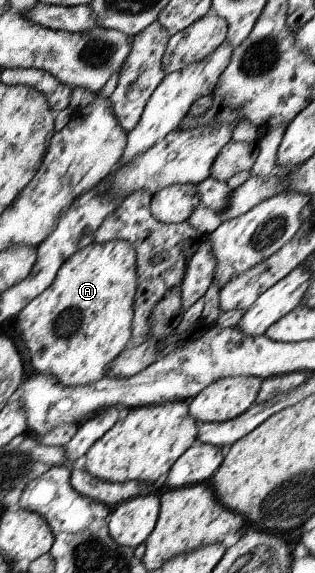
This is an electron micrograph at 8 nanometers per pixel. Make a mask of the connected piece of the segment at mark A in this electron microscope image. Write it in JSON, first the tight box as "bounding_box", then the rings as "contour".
{"bounding_box":[16,239,137,387],"contour":[[[123,239],[93,241],[68,257],[61,264],[53,283],[26,305],[16,318],[34,371],[52,375],[65,387],[82,386],[105,376],[109,364],[131,344],[137,278],[134,245]]]}

